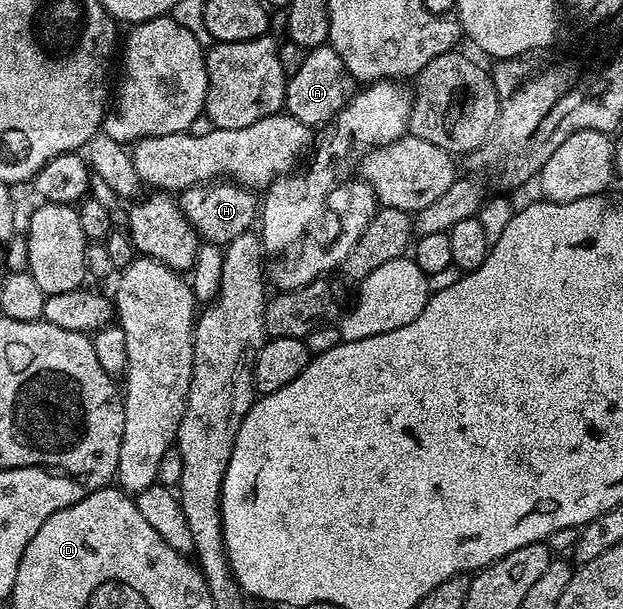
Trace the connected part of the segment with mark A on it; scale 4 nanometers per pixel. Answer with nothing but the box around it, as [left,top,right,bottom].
[283,46,357,126]

